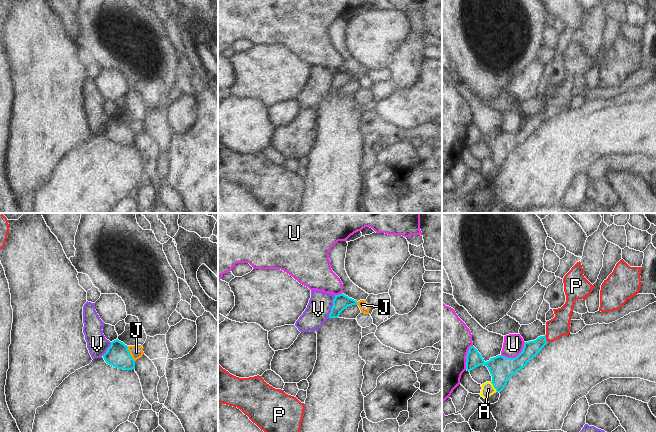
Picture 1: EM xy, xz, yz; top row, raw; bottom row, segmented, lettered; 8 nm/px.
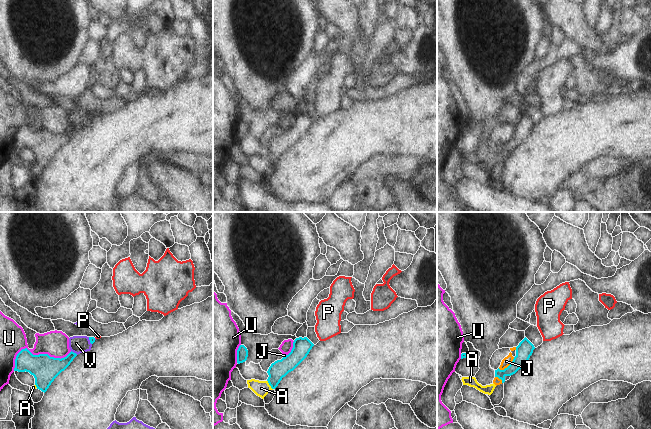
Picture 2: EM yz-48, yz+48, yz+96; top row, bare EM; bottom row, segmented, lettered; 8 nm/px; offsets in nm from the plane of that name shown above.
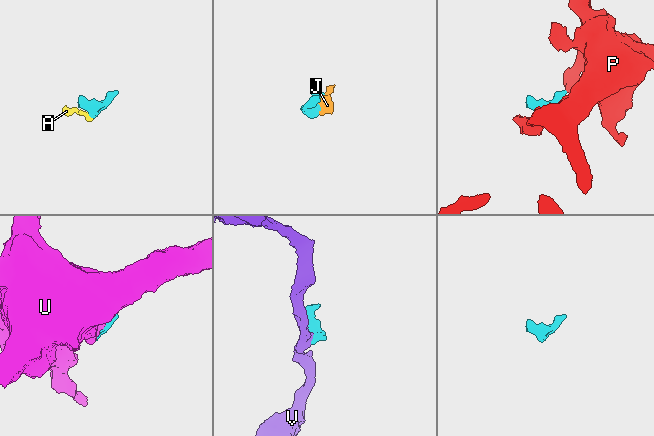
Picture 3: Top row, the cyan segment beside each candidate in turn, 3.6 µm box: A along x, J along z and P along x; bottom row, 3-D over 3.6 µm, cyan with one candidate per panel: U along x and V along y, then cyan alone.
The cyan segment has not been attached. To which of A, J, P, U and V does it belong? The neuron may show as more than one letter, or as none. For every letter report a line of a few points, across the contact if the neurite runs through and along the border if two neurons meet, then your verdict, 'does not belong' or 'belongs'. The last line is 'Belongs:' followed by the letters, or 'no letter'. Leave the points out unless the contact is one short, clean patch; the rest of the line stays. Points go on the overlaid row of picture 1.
A: line yz (490, 382), (497, 391); does not belong
J: line xy (127, 346), (130, 355), (135, 360); does not belong
P: line yz (532, 348), (545, 339), (559, 326); belongs
U: does not belong
V: line xz (335, 295), (328, 317); does not belong
Belongs: P

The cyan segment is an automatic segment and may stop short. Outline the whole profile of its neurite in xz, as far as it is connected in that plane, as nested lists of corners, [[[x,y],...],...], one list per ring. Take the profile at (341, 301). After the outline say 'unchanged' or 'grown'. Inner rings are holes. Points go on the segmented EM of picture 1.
[[[343,293],[339,295],[335,295],[333,300],[333,306],[331,308],[331,312],[329,314],[329,318],[338,318],[340,313],[346,309],[348,306],[358,305],[357,301],[349,298],[348,296],[344,295]]]; unchanged

